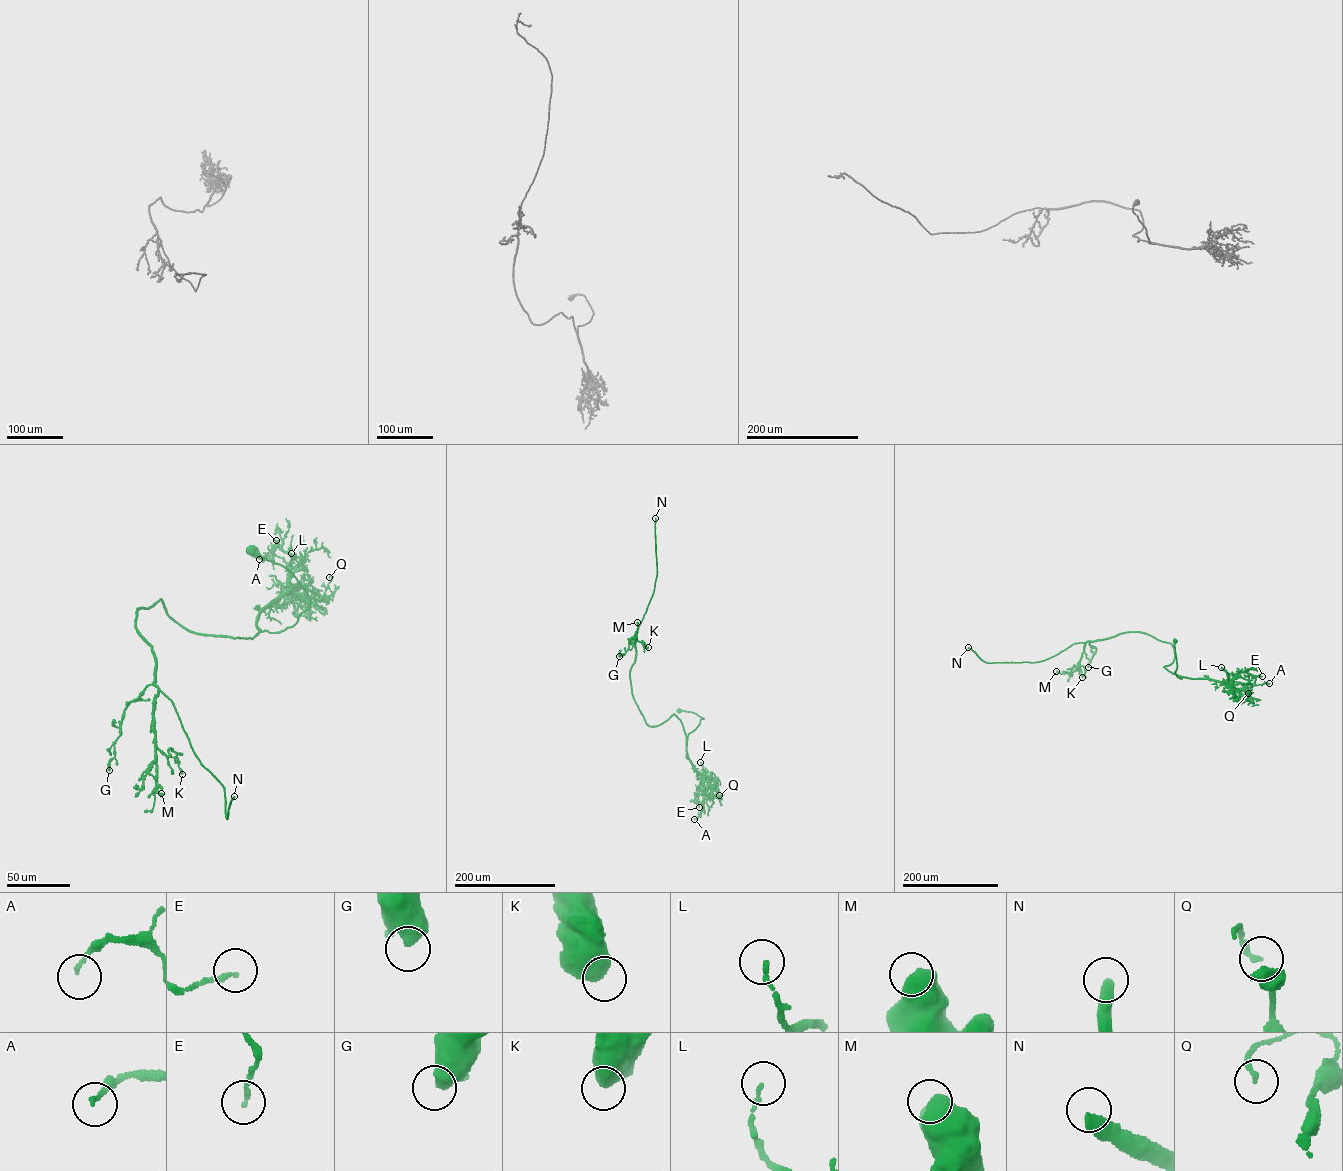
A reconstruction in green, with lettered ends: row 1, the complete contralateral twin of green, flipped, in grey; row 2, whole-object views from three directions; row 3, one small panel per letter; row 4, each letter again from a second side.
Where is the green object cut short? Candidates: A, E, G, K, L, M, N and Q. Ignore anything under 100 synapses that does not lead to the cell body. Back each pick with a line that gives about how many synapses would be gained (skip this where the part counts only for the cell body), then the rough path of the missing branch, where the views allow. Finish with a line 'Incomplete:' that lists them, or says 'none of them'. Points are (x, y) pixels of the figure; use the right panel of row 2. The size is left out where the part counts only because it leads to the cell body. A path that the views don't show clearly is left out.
N: 180 syn | (968, 647), (929, 626), (920, 616), (897, 622)
Incomplete: N

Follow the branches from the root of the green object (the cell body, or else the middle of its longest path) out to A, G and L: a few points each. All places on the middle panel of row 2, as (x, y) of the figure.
A: (678, 711), (692, 712), (704, 719), (689, 734), (686, 742), (689, 760), (704, 785), (702, 810), (694, 819)
G: (678, 711), (704, 719), (687, 738), (674, 714), (659, 725), (647, 725), (632, 692), (634, 640), (619, 656)
L: (678, 711), (692, 712), (704, 719), (689, 734), (686, 742), (690, 761), (702, 775), (704, 770), (700, 762)

